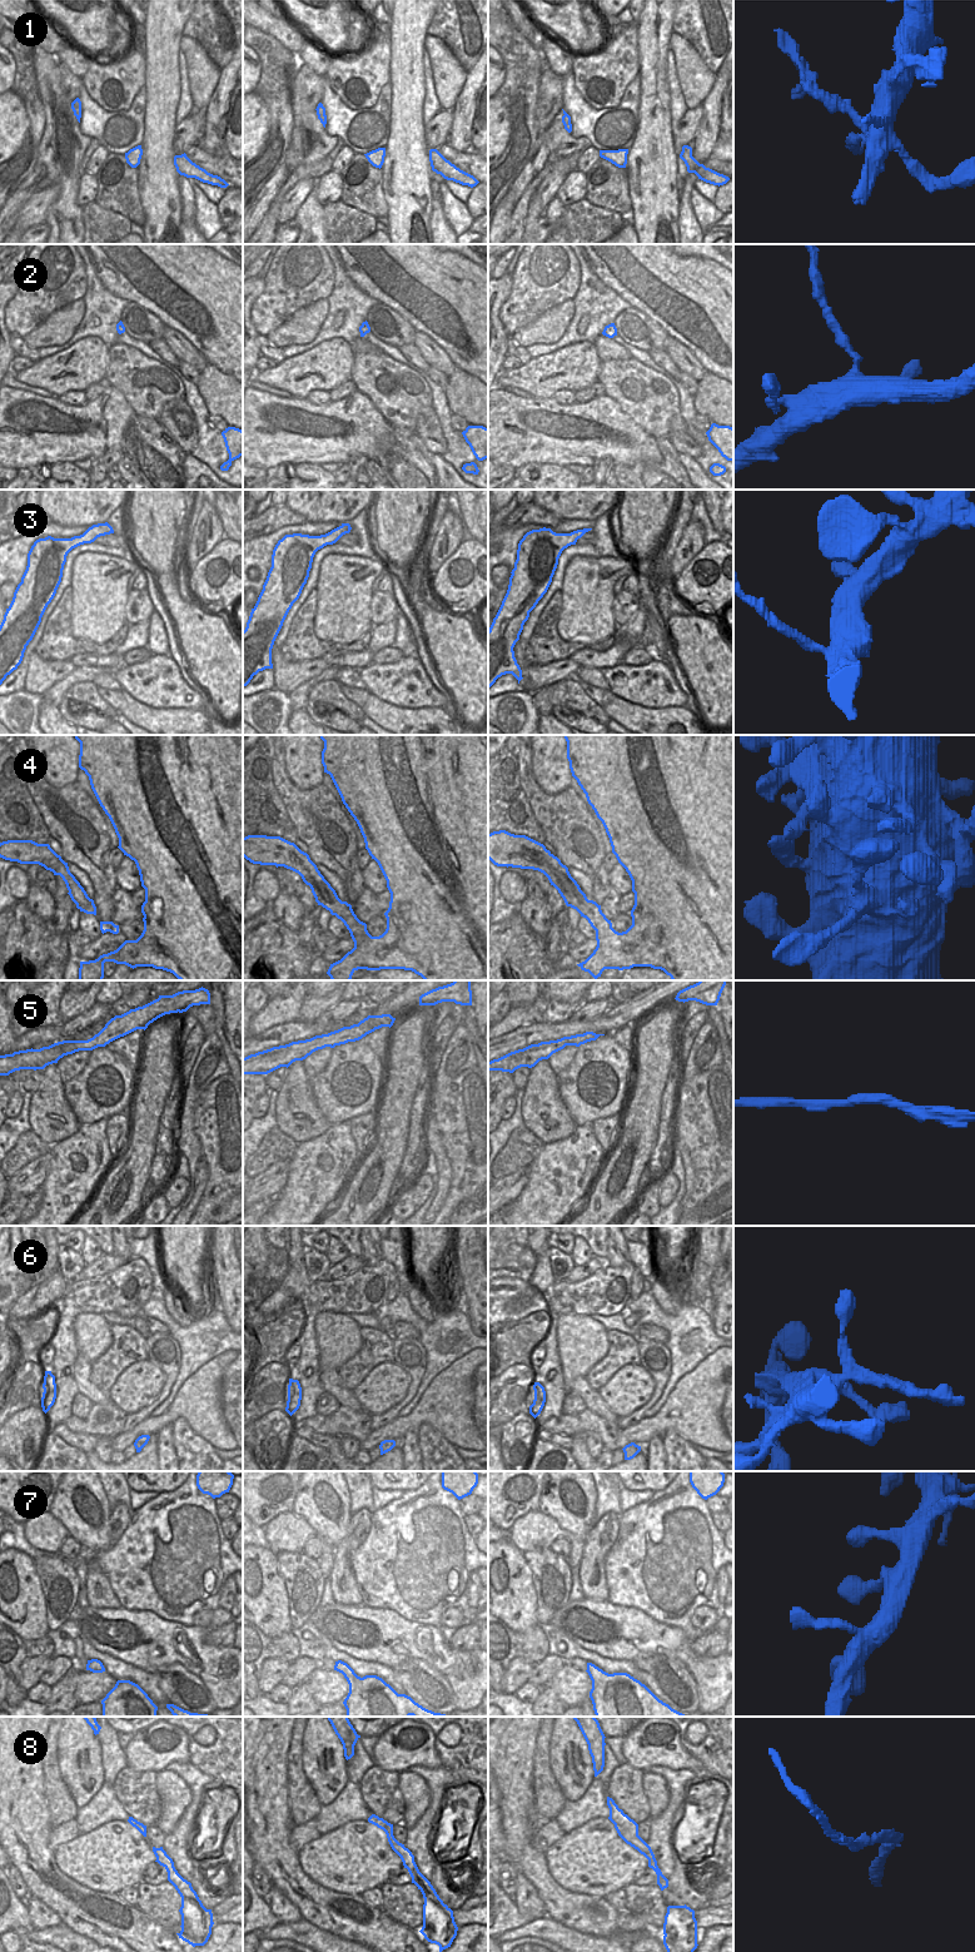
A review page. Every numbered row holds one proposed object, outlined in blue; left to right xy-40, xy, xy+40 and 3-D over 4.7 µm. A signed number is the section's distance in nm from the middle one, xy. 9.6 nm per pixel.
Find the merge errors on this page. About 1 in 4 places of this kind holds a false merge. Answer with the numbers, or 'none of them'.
1

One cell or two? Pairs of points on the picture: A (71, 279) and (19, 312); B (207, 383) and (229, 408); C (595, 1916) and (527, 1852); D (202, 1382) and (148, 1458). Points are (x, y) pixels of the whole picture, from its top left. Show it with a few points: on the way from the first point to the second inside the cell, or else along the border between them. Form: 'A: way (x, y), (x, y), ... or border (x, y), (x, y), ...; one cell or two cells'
A: way (59, 287), (50, 296), (40, 296), (31, 304); one cell
B: way (213, 390), (225, 402); one cell
C: way (575, 1911), (537, 1872); one cell
D: border (155, 1434), (149, 1435); two cells

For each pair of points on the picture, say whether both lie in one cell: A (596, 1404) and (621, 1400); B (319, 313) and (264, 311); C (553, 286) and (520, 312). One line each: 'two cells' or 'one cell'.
A: two cells
B: two cells
C: one cell

